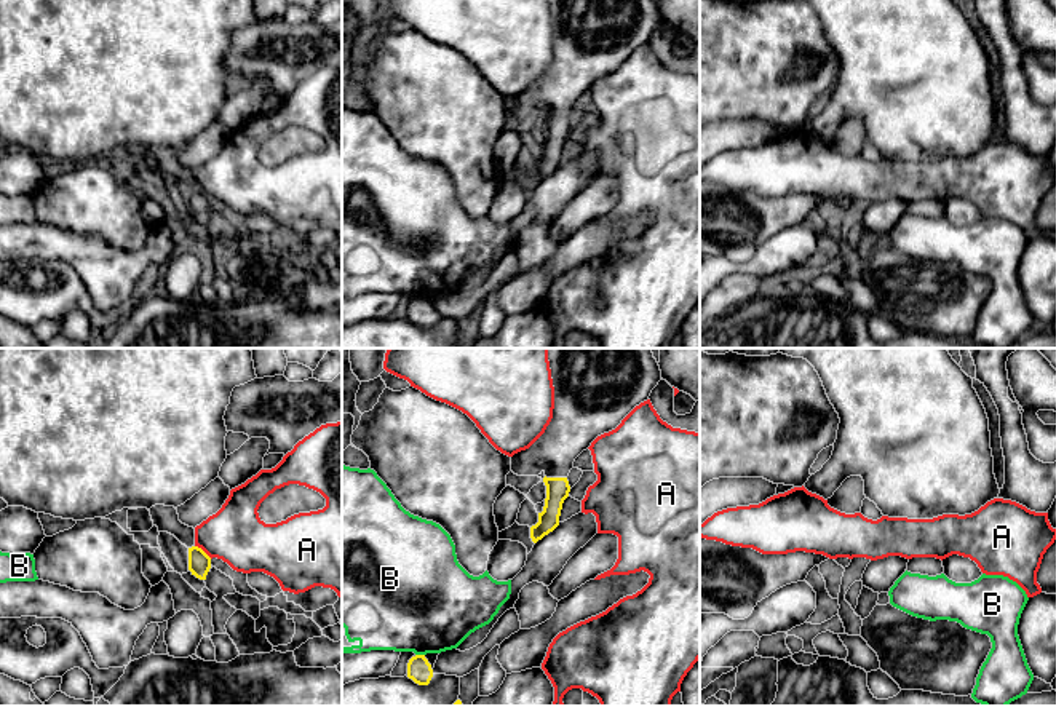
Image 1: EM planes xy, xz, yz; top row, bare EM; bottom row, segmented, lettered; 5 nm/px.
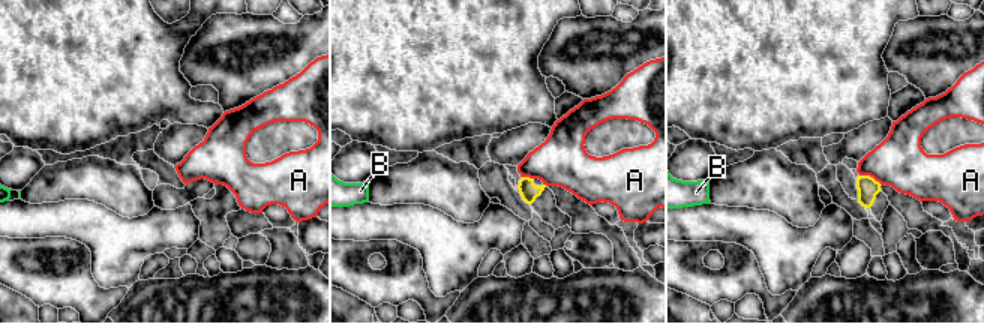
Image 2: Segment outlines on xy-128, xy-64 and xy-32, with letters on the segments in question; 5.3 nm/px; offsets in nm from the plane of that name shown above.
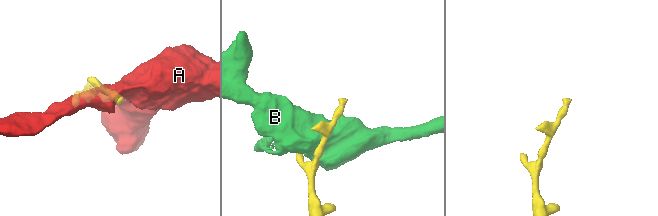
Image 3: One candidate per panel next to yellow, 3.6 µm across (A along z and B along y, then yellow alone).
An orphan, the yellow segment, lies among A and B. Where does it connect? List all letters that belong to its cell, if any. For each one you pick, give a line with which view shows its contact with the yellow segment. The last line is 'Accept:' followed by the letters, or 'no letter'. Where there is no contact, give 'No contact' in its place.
Accept: no letter

